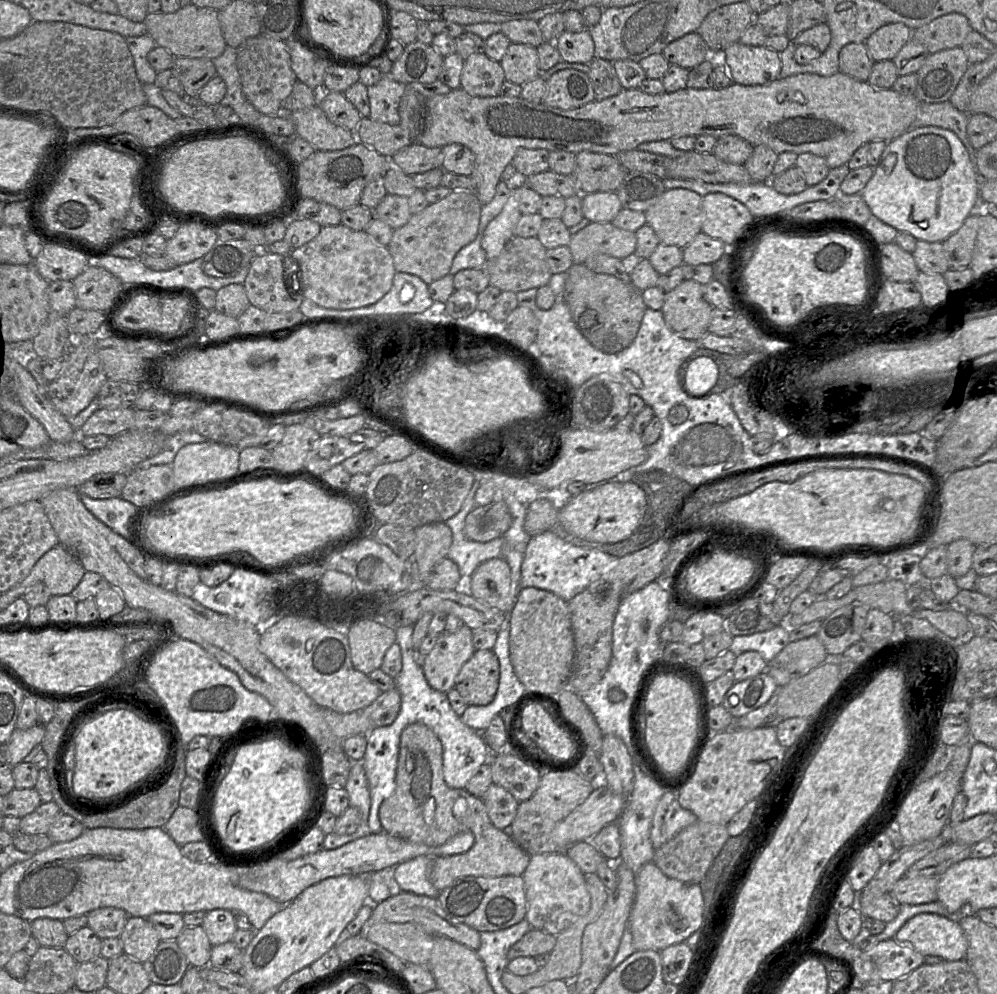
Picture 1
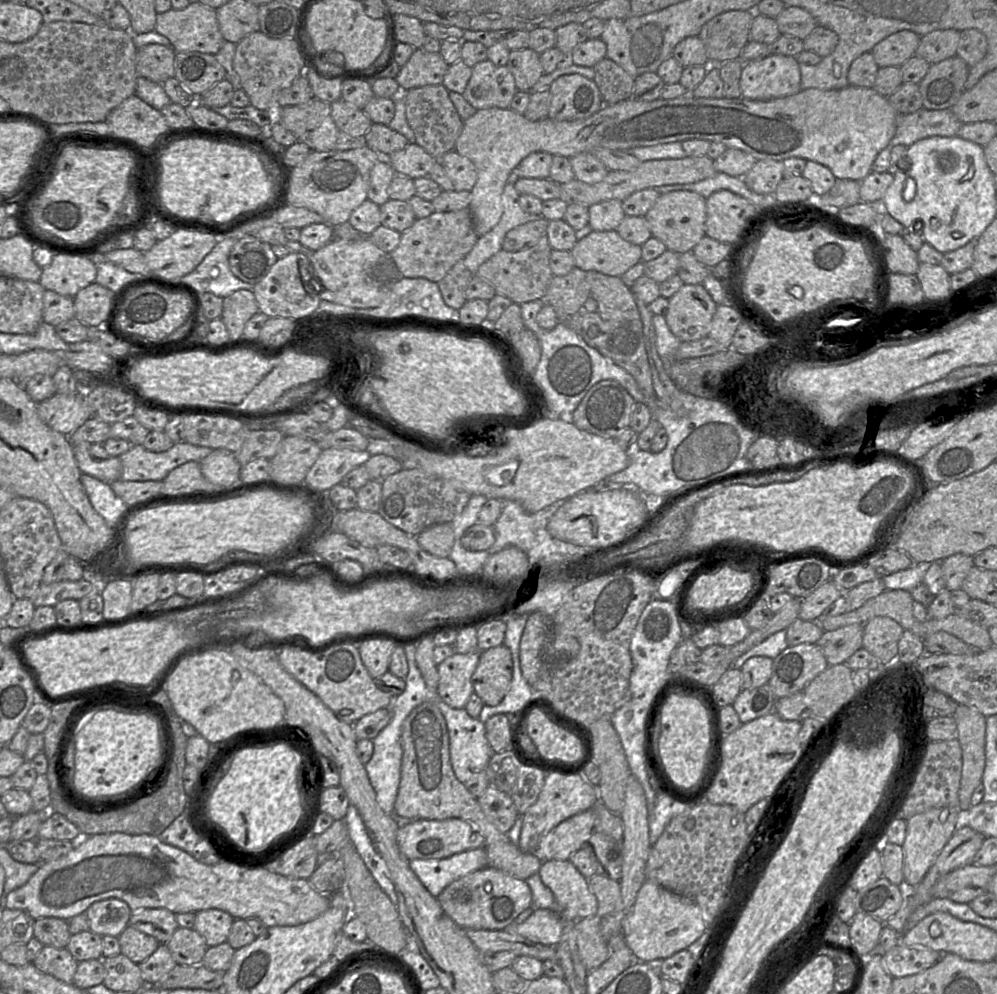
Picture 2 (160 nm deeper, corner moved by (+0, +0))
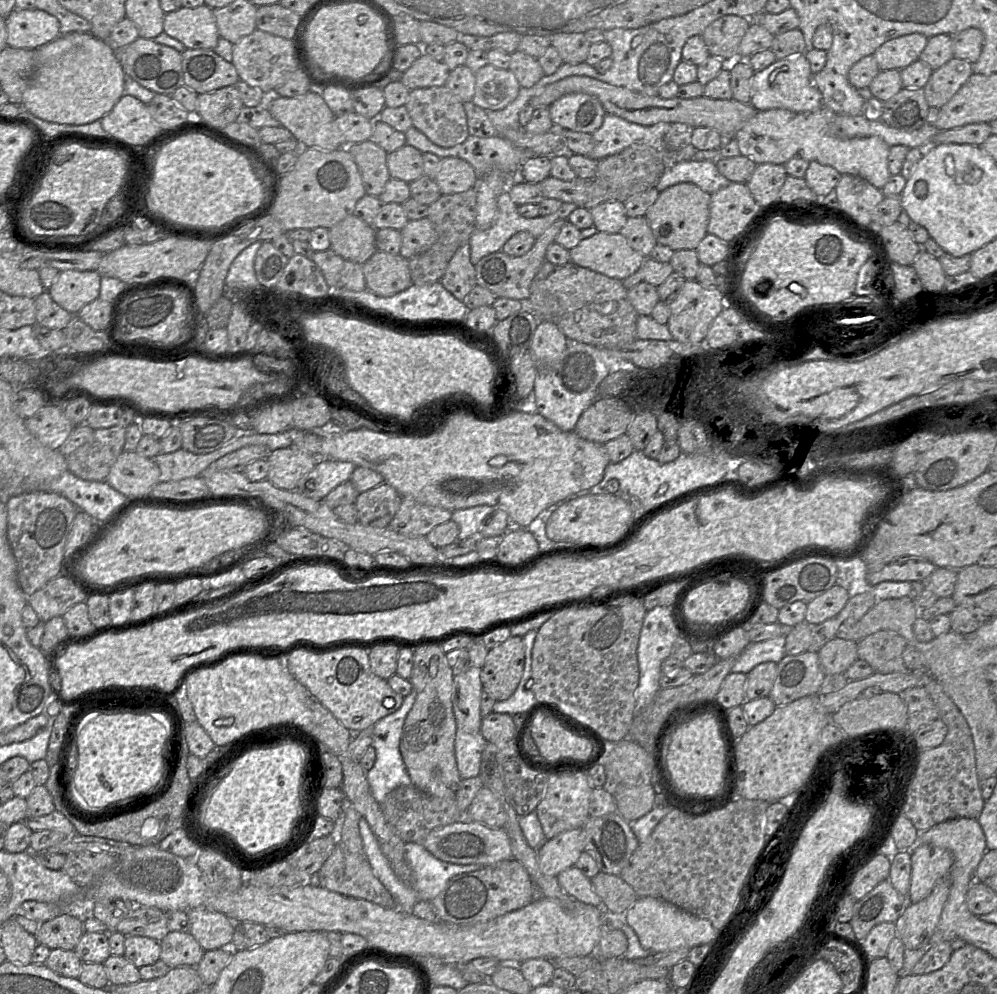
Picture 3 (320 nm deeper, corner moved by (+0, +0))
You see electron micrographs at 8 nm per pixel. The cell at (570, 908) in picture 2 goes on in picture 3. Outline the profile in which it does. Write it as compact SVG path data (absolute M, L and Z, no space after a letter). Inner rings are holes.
M576 866L560 872L557 880L562 889L572 898L595 907L602 907L602 900L594 891L591 879Z

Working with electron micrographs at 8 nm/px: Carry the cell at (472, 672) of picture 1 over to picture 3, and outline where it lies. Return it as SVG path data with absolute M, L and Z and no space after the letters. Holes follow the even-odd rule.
M510 636L488 651L481 668L483 690L495 701L505 701L517 689L524 671L525 647L523 637Z

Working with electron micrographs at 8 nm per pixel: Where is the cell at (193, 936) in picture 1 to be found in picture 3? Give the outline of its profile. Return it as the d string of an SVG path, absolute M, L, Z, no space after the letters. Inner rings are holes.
M170 931L160 944L160 959L171 968L197 968L205 952L190 932Z

